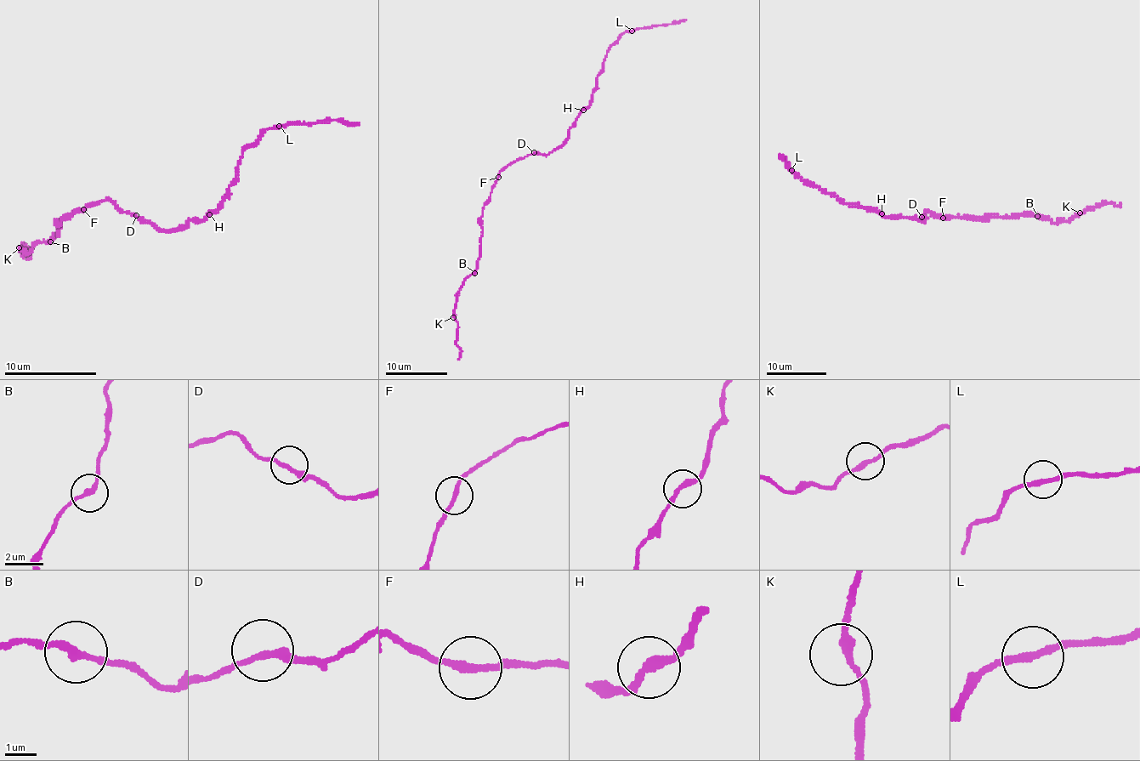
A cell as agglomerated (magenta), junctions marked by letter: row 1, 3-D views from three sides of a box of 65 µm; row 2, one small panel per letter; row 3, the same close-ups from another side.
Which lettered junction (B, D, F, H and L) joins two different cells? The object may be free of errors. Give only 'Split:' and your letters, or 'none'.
Split: none

